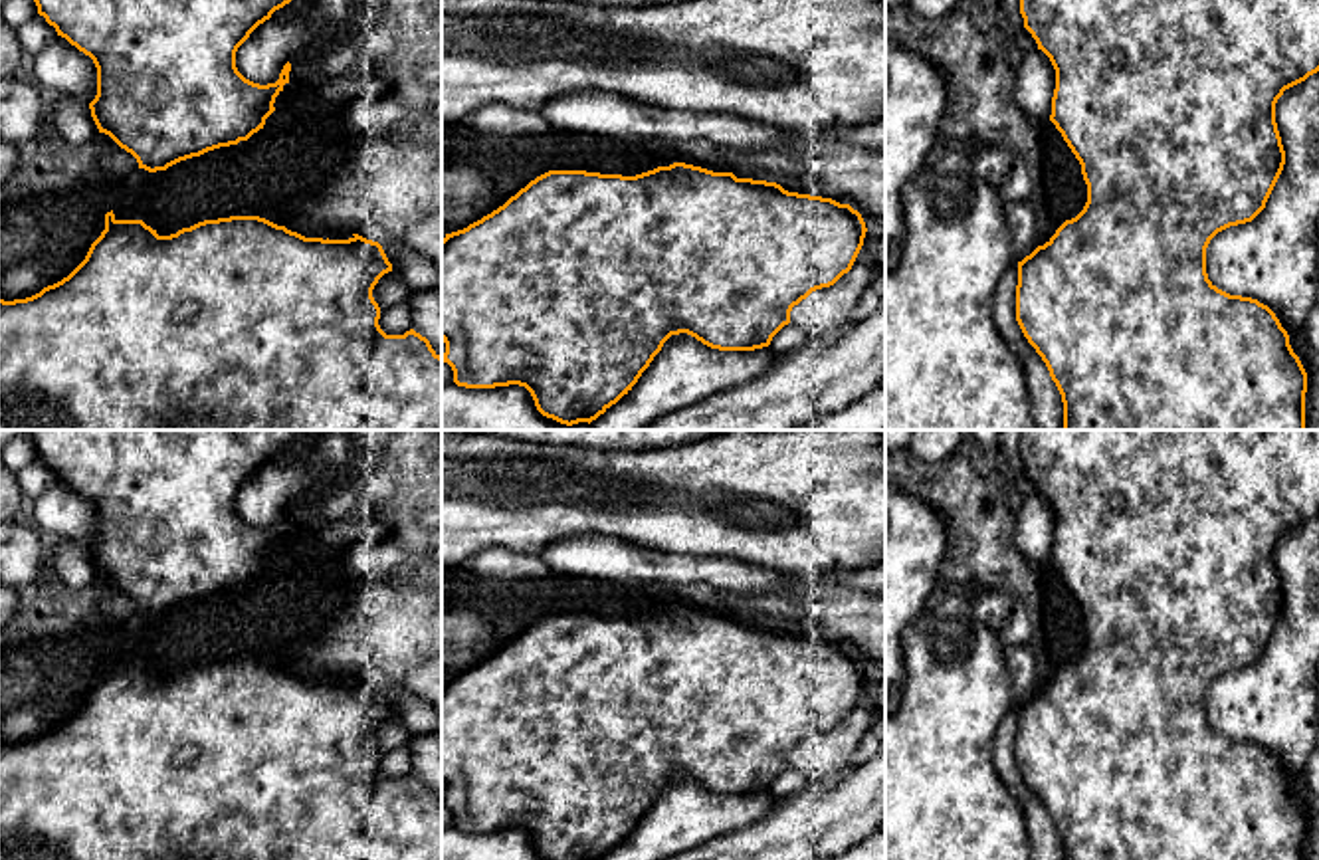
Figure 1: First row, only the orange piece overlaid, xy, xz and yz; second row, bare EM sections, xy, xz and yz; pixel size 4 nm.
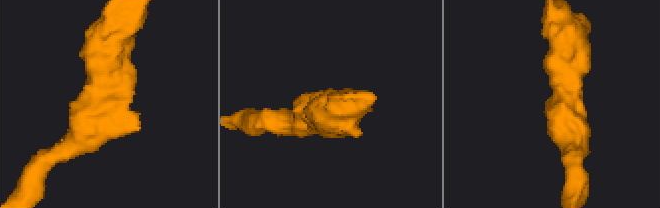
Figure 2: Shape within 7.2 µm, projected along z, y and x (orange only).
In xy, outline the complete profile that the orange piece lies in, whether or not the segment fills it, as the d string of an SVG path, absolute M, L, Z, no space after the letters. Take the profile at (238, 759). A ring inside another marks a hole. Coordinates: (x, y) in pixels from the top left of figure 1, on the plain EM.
M111 654L105 658L105 674L67 721L26 743L0 743L0 860L442 860L442 801L414 773L404 779L386 779L378 769L380 751L372 741L372 733L388 715L392 715L392 707L382 690L358 678L349 684L305 682L259 660L230 660L204 664L170 680L158 680L143 664L117 664Z

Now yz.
M1020 430L1020 458L1024 462L1024 472L1036 484L1038 493L1050 501L1056 513L1050 565L1079 604L1087 628L1087 646L1083 654L1075 662L1065 664L1044 690L1038 690L1030 699L1018 705L1016 765L1028 787L1046 806L1050 820L1062 838L1064 860L1305 860L1307 816L1289 789L1287 775L1268 749L1252 741L1230 739L1208 723L1206 692L1218 676L1252 666L1266 652L1283 614L1285 594L1275 567L1275 547L1285 533L1319 515L1319 430Z

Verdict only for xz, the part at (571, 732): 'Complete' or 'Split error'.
Complete

